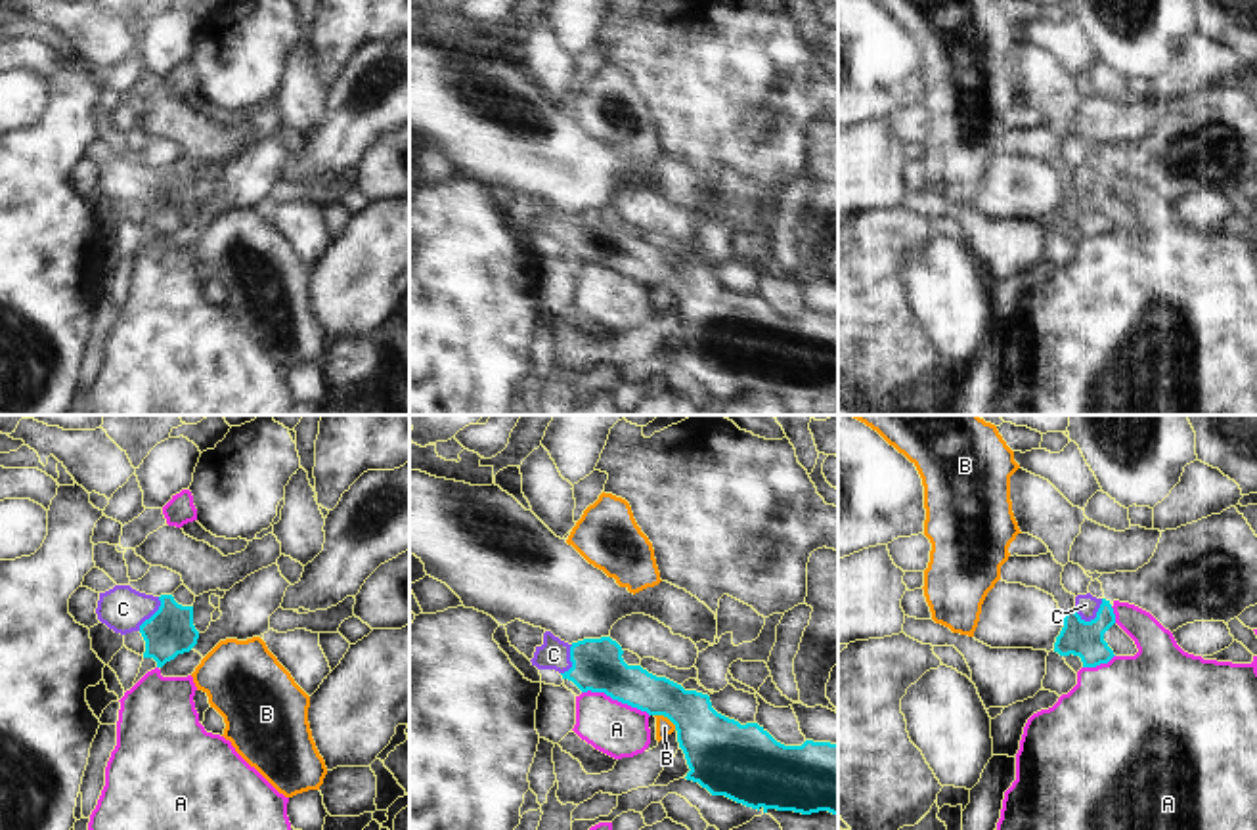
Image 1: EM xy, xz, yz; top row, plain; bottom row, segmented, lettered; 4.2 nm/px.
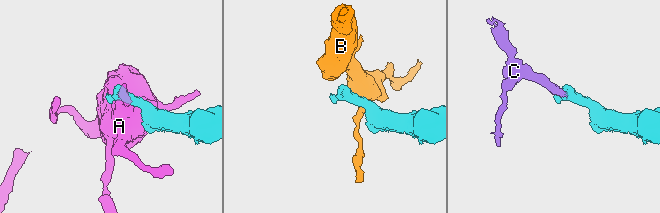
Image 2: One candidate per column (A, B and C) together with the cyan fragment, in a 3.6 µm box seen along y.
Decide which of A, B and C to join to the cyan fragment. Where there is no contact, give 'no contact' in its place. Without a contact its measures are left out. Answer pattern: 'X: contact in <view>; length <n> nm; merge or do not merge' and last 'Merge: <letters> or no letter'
A: contact in xz; length 300 nm; do not merge
B: contact in xz; length 120 nm; do not merge
C: contact in yz; length 130 nm; merge
Merge: C

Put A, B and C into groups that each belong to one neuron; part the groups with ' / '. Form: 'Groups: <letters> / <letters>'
Groups: A / B / C

